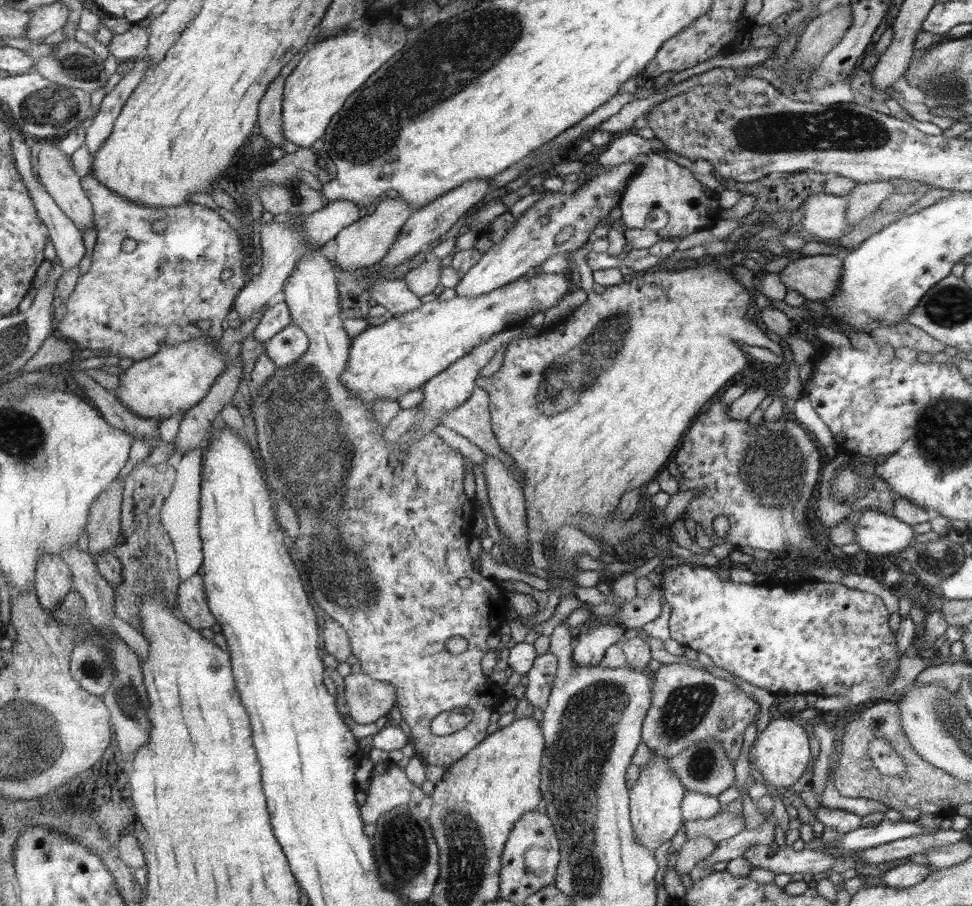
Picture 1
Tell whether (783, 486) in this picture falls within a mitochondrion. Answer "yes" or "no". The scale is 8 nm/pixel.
yes

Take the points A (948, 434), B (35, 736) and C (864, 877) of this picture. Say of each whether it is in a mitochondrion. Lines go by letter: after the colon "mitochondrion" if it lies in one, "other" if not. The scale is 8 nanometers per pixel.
A: mitochondrion
B: mitochondrion
C: other

